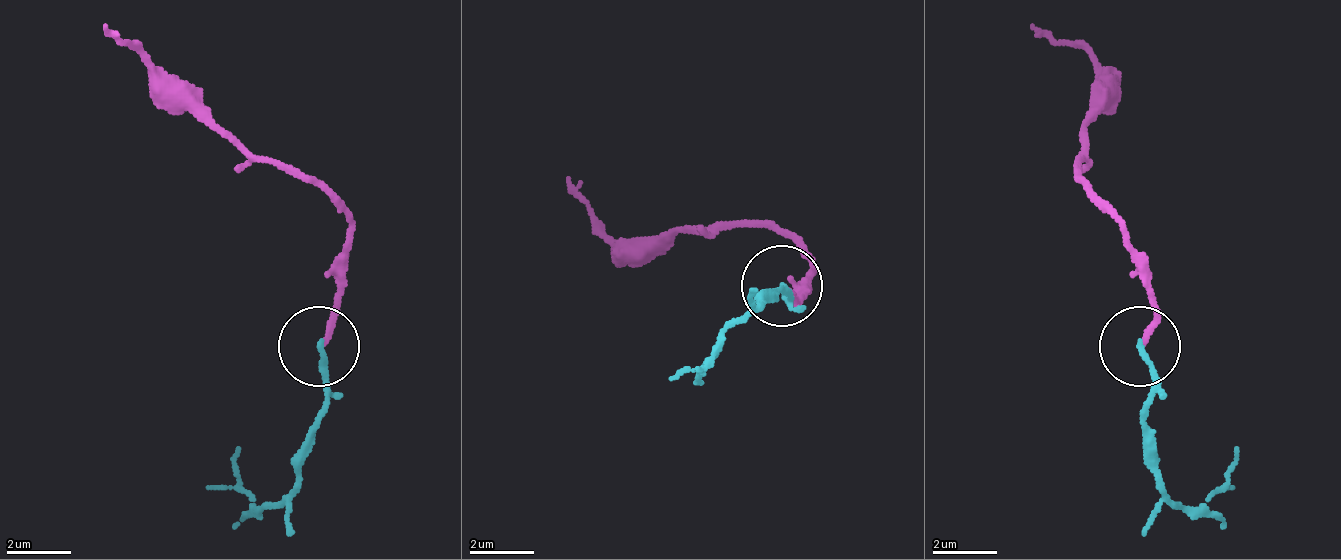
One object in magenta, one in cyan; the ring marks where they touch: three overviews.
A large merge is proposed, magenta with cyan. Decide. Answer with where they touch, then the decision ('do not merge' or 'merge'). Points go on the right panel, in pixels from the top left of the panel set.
(1140, 346) | do not merge

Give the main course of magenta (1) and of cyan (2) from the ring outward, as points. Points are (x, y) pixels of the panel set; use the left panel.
1: (325, 348), (349, 219), (309, 179), (252, 163), (147, 58), (107, 26)
2: (317, 348), (325, 413), (292, 485), (260, 509), (236, 445)

